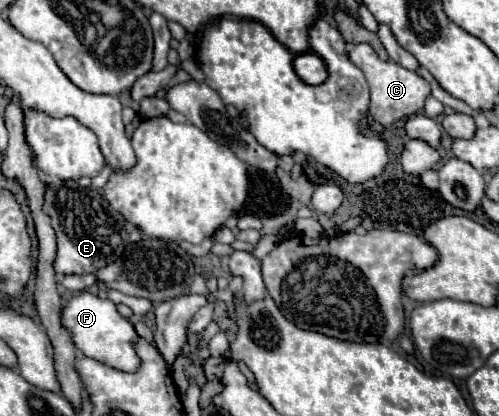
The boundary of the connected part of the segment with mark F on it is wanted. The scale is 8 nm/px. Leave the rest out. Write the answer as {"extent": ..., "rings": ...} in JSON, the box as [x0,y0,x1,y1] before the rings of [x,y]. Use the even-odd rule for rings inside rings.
{"extent":[60,292,140,372],"rings":[[[78,292],[66,300],[60,316],[64,328],[70,332],[74,346],[88,358],[104,362],[116,370],[134,372],[140,366],[140,360],[132,348],[132,342],[138,338],[130,320],[122,318],[116,306],[110,300],[102,300],[90,292]]]}

